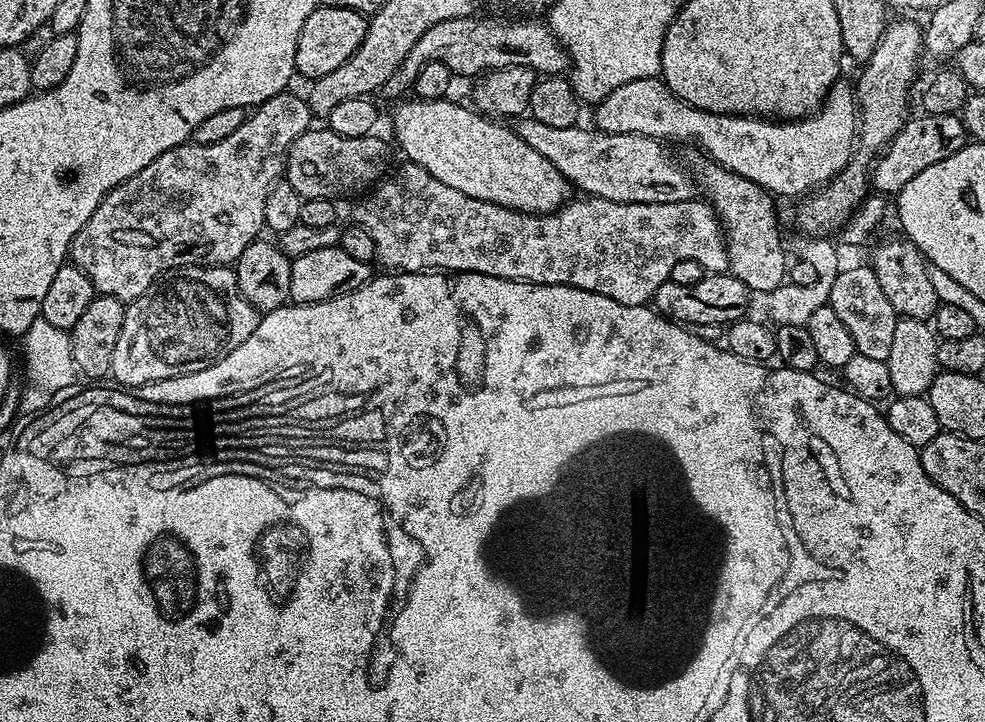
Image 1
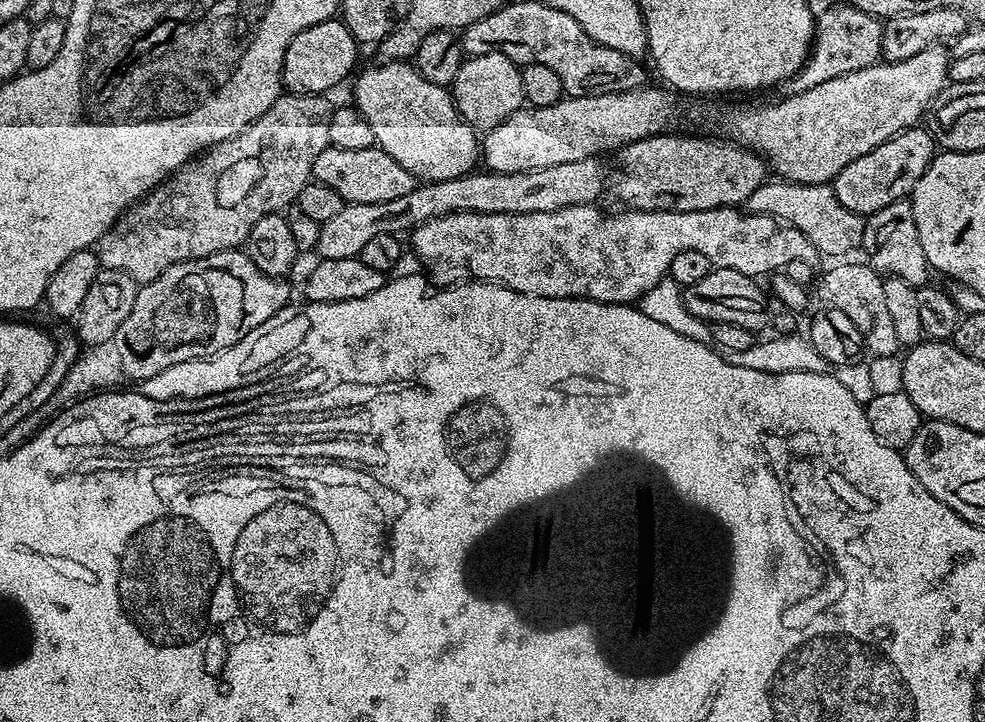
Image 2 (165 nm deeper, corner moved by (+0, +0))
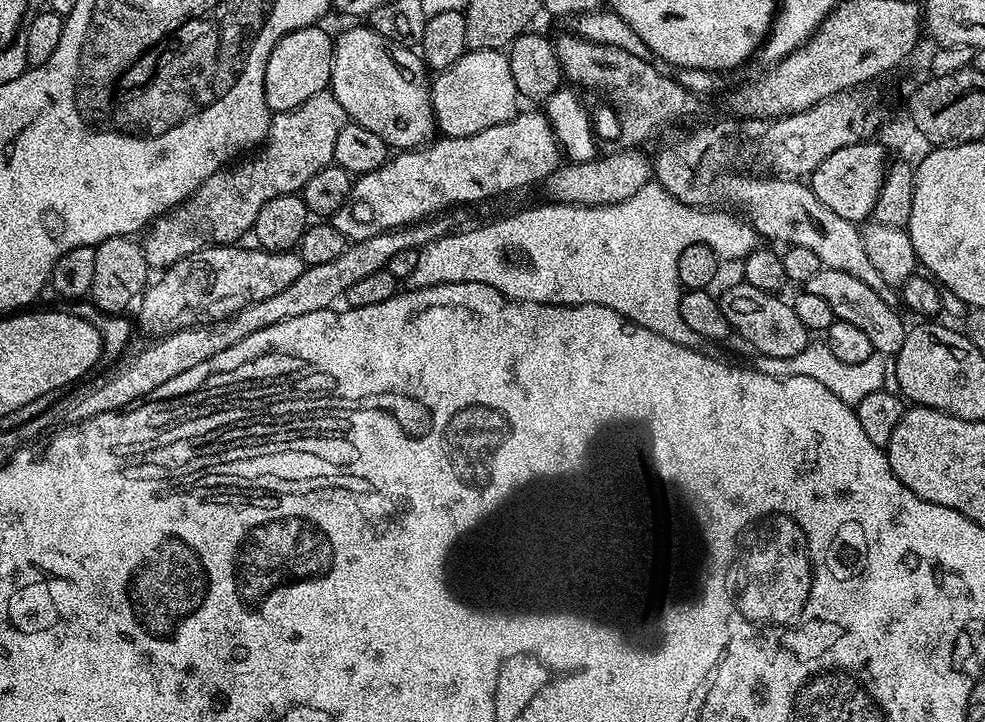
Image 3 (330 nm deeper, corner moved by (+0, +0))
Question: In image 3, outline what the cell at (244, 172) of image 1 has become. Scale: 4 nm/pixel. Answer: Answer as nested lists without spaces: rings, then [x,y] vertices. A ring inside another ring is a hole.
[[[331,90],[306,98],[306,102],[294,110],[275,113],[259,151],[221,168],[206,178],[189,200],[183,200],[177,208],[169,208],[148,225],[142,236],[148,265],[167,270],[182,258],[204,248],[232,246],[239,241],[236,240],[239,236],[249,235],[252,223],[258,218],[258,210],[262,210],[270,198],[299,193],[318,170],[333,163],[334,141],[345,122],[342,106]]]

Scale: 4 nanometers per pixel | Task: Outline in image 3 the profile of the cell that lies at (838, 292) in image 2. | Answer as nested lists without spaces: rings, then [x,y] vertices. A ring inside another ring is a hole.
[[[821,267],[820,272],[814,274],[814,278],[810,278],[810,282],[806,282],[802,288],[805,292],[818,294],[818,298],[823,298],[830,310],[834,310],[836,319],[850,322],[853,326],[858,326],[858,330],[864,331],[866,338],[870,338],[873,353],[892,358],[898,350],[902,350],[902,342],[908,333],[906,323],[895,312],[897,309],[878,298],[878,294],[874,294],[874,290],[870,290],[870,286],[862,282],[862,278],[854,278],[854,274],[842,274],[842,270]]]

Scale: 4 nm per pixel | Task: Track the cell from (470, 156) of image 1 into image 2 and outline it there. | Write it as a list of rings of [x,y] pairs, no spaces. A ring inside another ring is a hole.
[[[379,62],[373,68],[368,68],[360,77],[357,75],[356,80],[356,100],[354,107],[362,114],[362,118],[366,118],[366,122],[370,122],[370,130],[374,130],[374,138],[380,149],[394,158],[398,165],[408,170],[410,174],[416,176],[417,181],[431,182],[433,180],[449,180],[450,178],[458,178],[465,176],[467,172],[473,171],[477,167],[478,159],[482,150],[481,141],[478,139],[477,129],[471,128],[469,124],[464,123],[460,118],[460,113],[456,110],[456,103],[452,101],[452,94],[448,88],[442,86],[434,86],[434,82],[426,82],[426,78],[422,78],[422,74],[416,72],[415,67],[408,62]]]

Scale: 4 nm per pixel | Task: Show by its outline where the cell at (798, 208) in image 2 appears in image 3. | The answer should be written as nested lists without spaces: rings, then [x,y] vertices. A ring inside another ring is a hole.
[[[655,182],[642,186],[638,194],[617,204],[586,206],[543,203],[537,208],[524,208],[505,220],[496,220],[481,228],[457,230],[430,242],[425,248],[419,249],[418,263],[408,276],[407,287],[429,288],[454,282],[482,282],[486,286],[494,286],[494,290],[506,298],[527,304],[597,304],[622,314],[627,320],[654,334],[670,338],[676,344],[696,348],[701,343],[700,336],[694,334],[686,322],[682,322],[680,313],[682,285],[676,273],[678,254],[682,254],[682,250],[691,244],[705,244],[714,250],[721,261],[740,262],[758,247],[758,233],[747,219],[739,215],[731,216],[728,210],[709,210],[704,206],[683,204]],[[512,251],[524,259],[524,264],[516,264]]]

